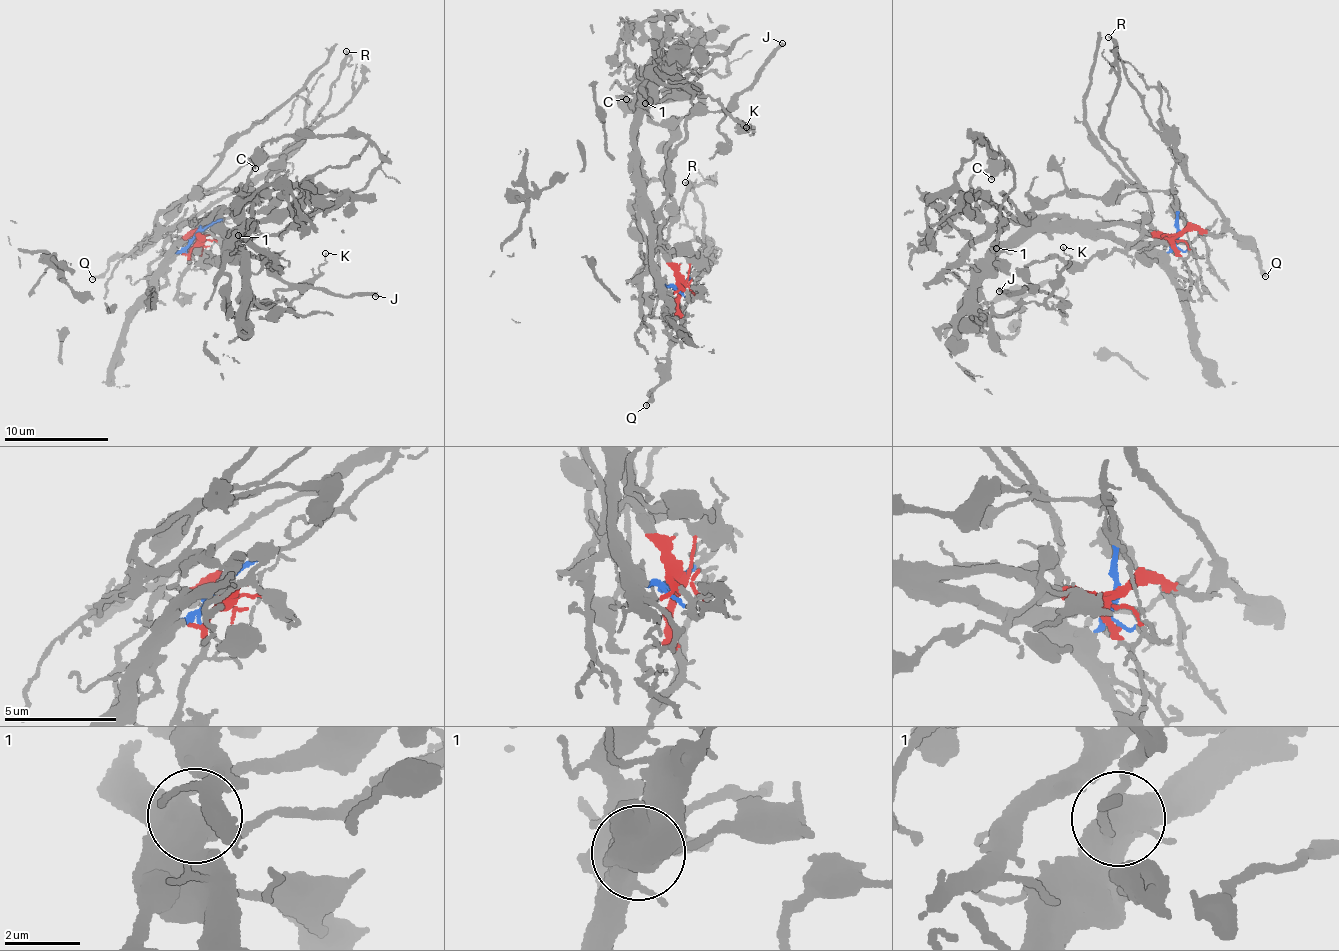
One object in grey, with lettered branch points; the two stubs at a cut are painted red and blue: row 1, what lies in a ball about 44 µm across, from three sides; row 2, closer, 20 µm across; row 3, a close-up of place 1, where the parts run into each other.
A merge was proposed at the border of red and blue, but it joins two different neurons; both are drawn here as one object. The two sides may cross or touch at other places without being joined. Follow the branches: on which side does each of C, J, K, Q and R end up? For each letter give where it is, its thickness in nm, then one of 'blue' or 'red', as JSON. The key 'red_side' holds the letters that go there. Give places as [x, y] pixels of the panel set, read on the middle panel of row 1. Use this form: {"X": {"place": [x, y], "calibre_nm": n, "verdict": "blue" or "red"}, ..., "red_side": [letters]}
{"C": {"place": [626, 99], "calibre_nm": 360, "verdict": "blue"}, "J": {"place": [782, 43], "calibre_nm": 240, "verdict": "blue"}, "K": {"place": [746, 127], "calibre_nm": 110, "verdict": "blue"}, "Q": {"place": [646, 405], "calibre_nm": 220, "verdict": "red"}, "R": {"place": [685, 182], "calibre_nm": 220, "verdict": "red"}, "red_side": ["Q", "R"]}

